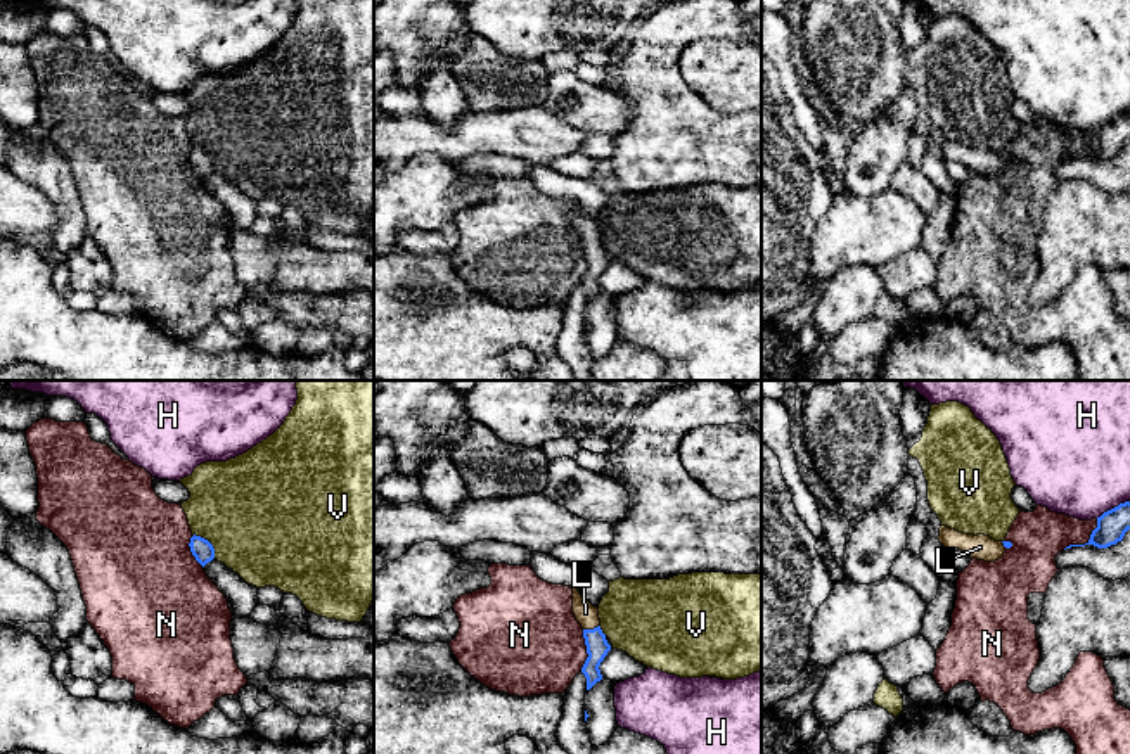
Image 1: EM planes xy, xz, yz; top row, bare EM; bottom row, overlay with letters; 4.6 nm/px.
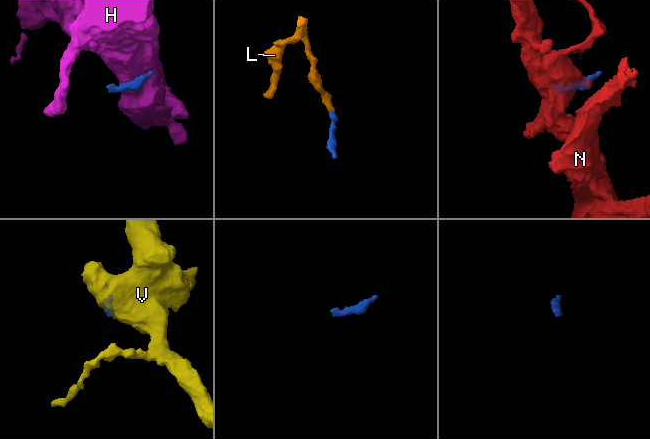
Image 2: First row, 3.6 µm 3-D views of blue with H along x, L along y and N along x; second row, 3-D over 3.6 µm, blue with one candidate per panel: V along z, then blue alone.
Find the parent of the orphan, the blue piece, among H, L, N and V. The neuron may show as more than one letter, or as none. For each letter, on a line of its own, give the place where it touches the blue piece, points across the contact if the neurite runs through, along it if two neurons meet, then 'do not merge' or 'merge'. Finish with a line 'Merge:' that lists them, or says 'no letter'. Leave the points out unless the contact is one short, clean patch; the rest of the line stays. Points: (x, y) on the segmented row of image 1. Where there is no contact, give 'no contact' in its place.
H: contact yz (1111, 509); border yz (1129, 500), (1096, 517); do not merge
L: contact xz (590, 630); way xz (597, 647), (590, 630), (585, 613); merge
N: contact yz (1085, 543); do not merge
V: contact xy (208, 542); border xy (192, 535), (203, 536), (211, 545), (215, 557); do not merge
Merge: L

